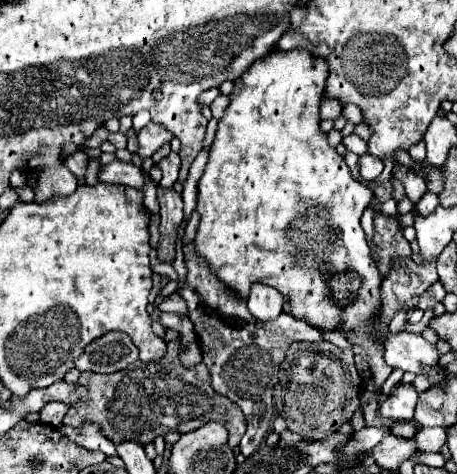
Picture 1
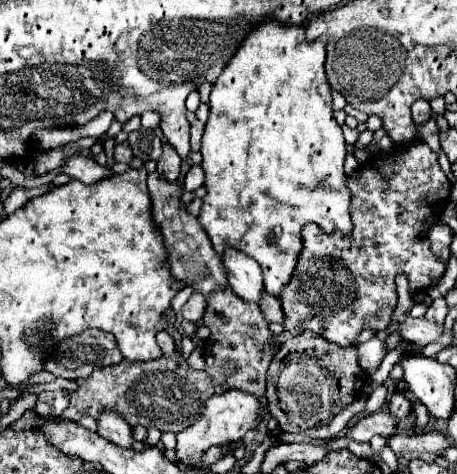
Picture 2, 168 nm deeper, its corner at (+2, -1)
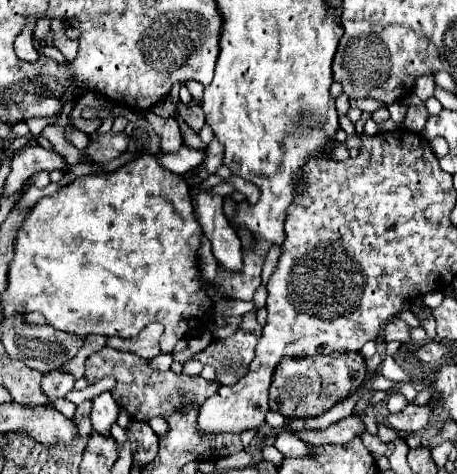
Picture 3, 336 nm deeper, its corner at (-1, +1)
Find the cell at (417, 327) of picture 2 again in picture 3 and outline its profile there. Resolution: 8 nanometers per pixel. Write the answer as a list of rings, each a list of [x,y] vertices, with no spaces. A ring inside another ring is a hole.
[[[393,317],[393,321],[389,321],[389,325],[385,325],[383,333],[385,333],[385,343],[389,343],[389,341],[407,343],[409,341],[409,327],[399,317]]]

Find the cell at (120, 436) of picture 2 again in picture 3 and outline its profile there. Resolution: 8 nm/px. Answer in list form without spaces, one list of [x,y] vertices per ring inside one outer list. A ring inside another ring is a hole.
[[[103,391],[93,399],[93,409],[91,409],[91,423],[93,429],[99,433],[109,433],[111,425],[117,421],[119,405],[111,397],[109,391]]]

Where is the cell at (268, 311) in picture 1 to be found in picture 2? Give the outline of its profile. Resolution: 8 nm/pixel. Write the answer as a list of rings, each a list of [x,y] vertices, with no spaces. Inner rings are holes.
[[[226,249],[222,263],[234,293],[246,303],[260,303],[264,291],[260,265],[236,249]]]

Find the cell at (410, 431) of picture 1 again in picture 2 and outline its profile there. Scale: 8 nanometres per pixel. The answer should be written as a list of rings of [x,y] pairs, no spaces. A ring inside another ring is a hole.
[[[378,411],[378,413],[364,415],[352,427],[352,431],[346,433],[346,437],[354,439],[354,441],[370,441],[374,435],[382,435],[388,439],[396,433],[396,427],[398,427],[398,423],[388,411]]]

